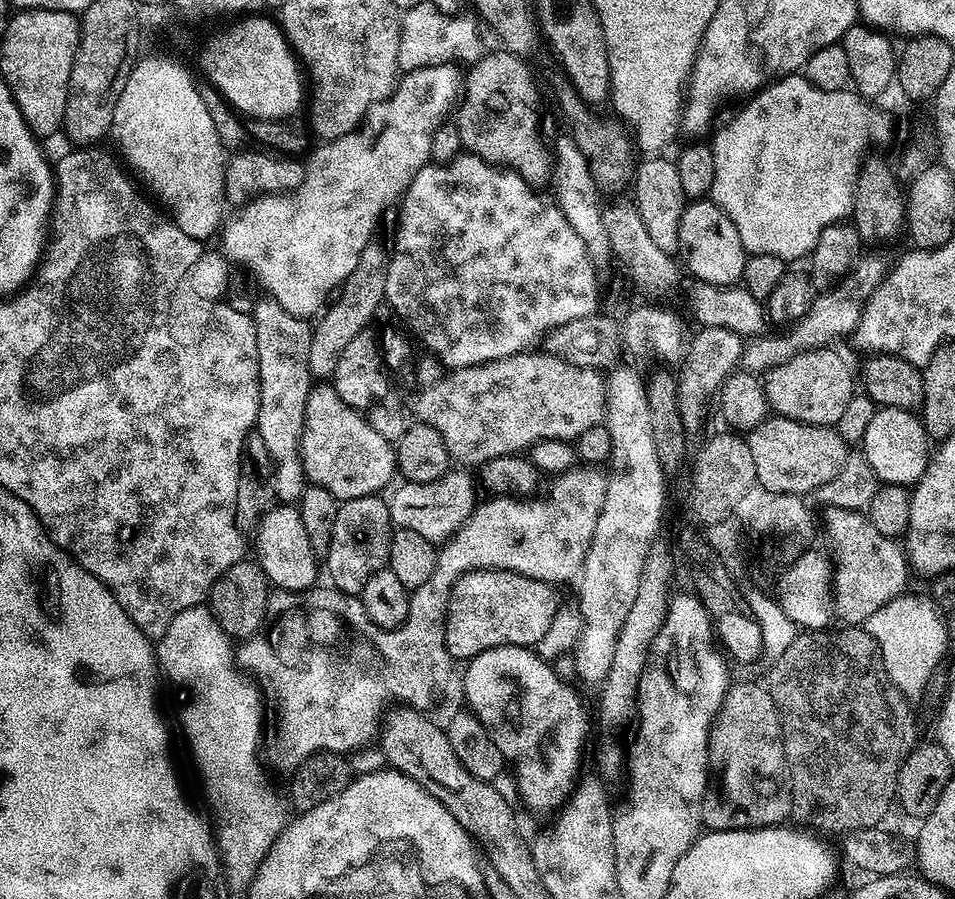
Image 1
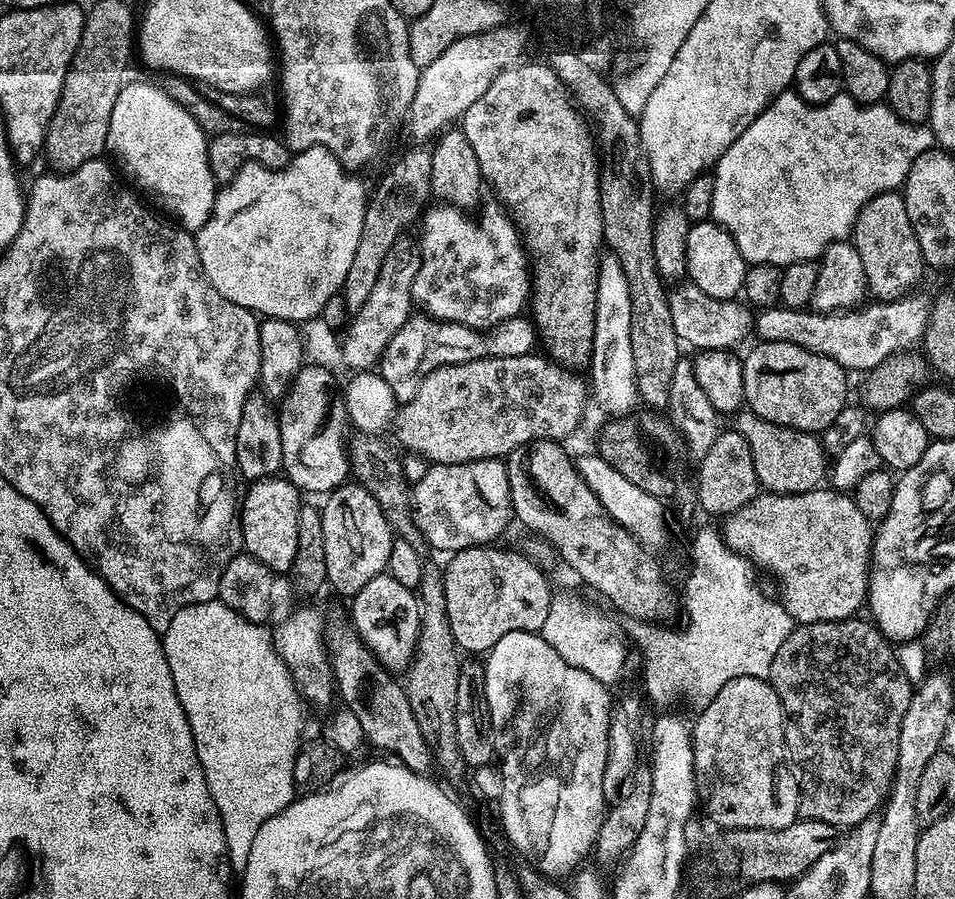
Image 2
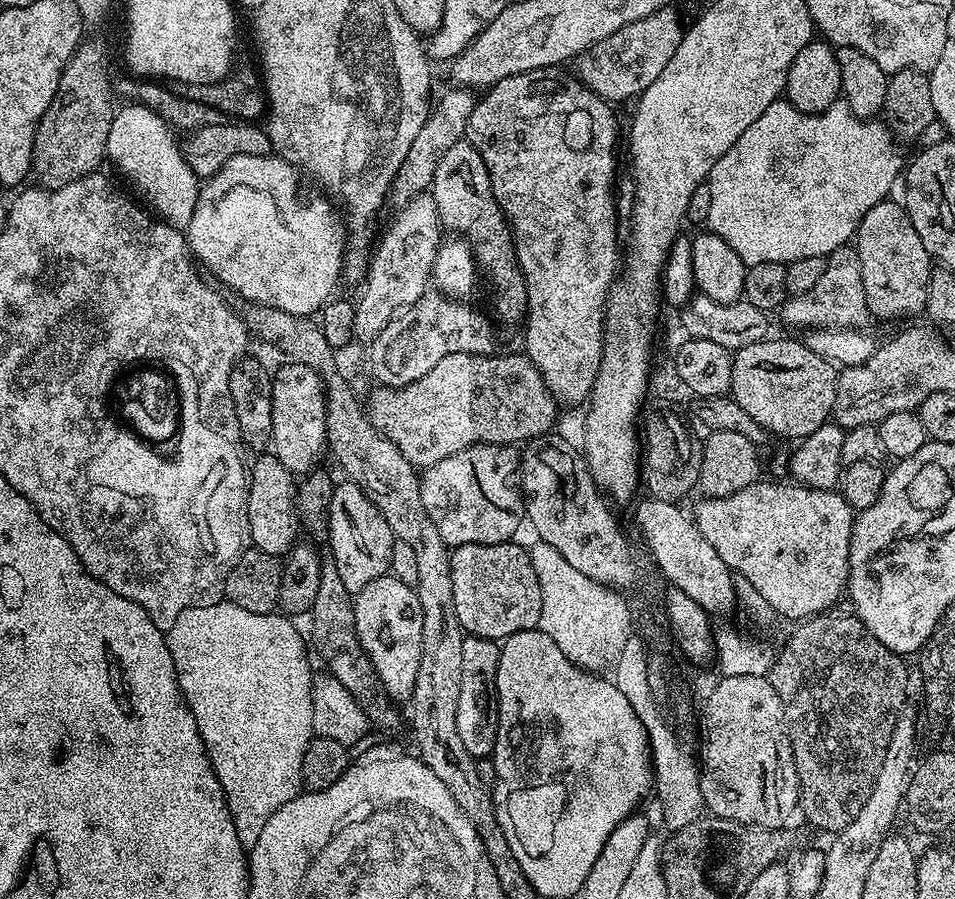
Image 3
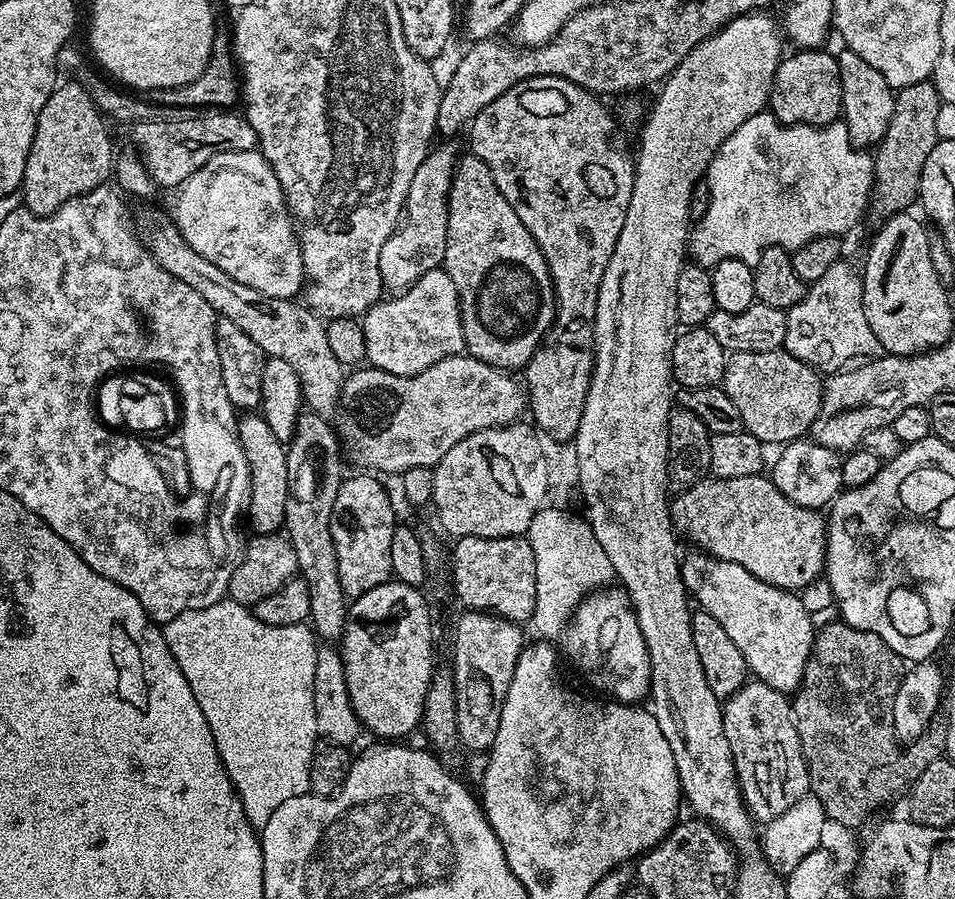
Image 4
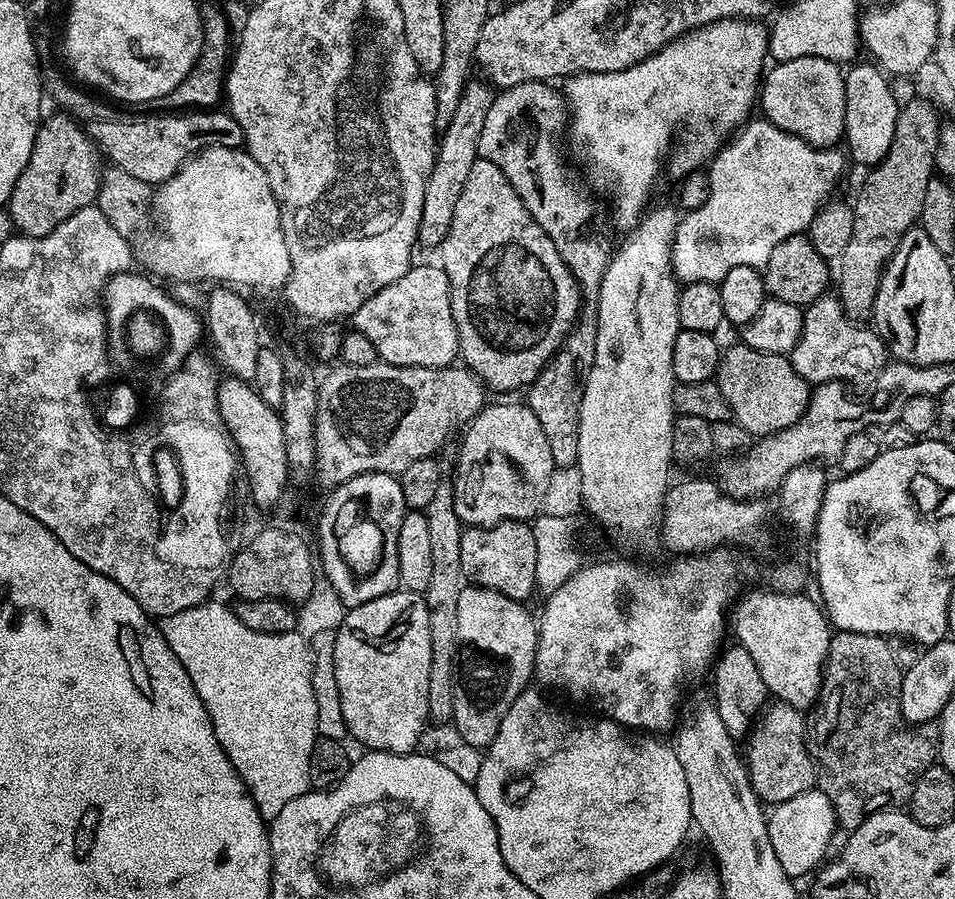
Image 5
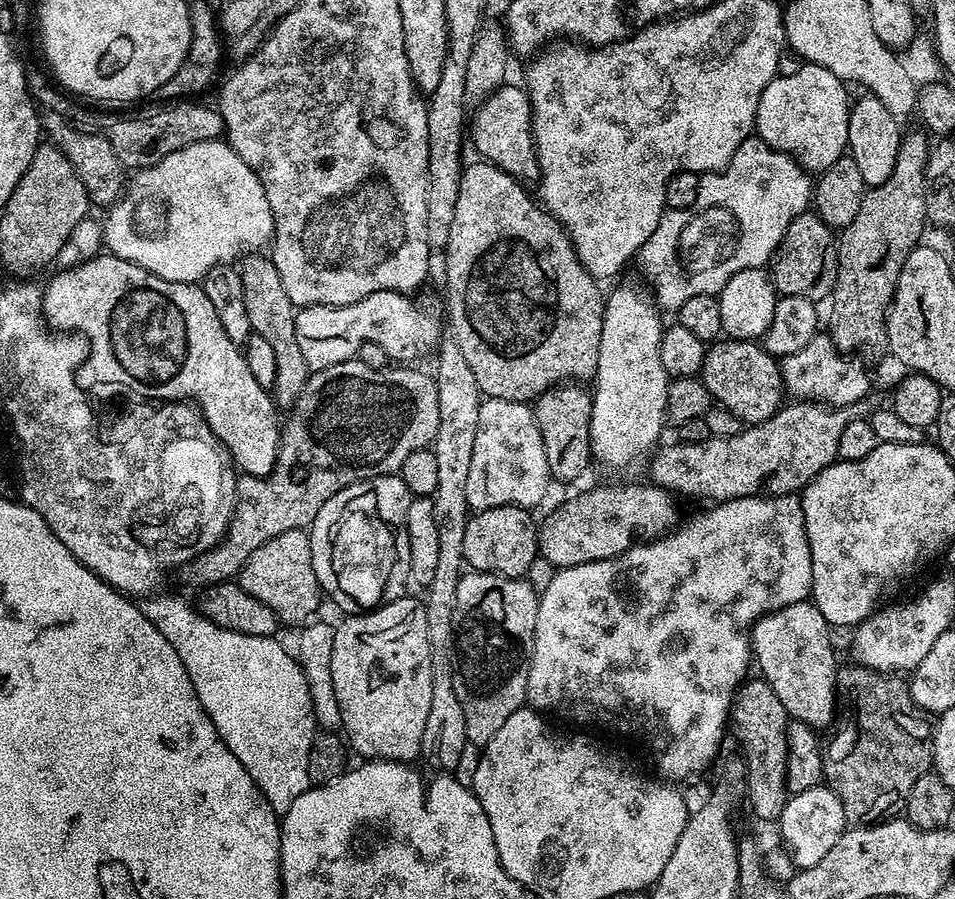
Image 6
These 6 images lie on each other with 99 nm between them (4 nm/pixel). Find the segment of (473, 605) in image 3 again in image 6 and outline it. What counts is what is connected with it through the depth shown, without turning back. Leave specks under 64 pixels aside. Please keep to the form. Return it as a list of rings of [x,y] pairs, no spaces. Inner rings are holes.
[[[513,504],[469,515],[468,536],[462,538],[465,565],[478,572],[493,572],[495,576],[527,577],[532,563],[538,560],[538,524],[532,518],[529,509]]]

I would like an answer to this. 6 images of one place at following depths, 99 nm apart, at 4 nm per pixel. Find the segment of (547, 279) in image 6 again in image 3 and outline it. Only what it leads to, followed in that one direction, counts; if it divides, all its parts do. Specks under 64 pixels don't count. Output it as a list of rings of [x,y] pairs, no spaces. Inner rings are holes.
[[[467,138],[454,142],[446,154],[438,158],[438,168],[434,170],[432,187],[430,194],[438,206],[441,225],[448,228],[449,233],[467,240],[468,247],[472,250],[472,256],[476,259],[476,267],[486,279],[492,283],[492,292],[496,295],[496,312],[505,320],[512,324],[515,320],[523,321],[528,311],[528,299],[524,289],[524,276],[520,273],[520,265],[516,262],[516,246],[512,239],[512,230],[508,223],[508,218],[504,211],[498,206],[498,202],[492,196],[490,186],[490,174],[474,146]]]

